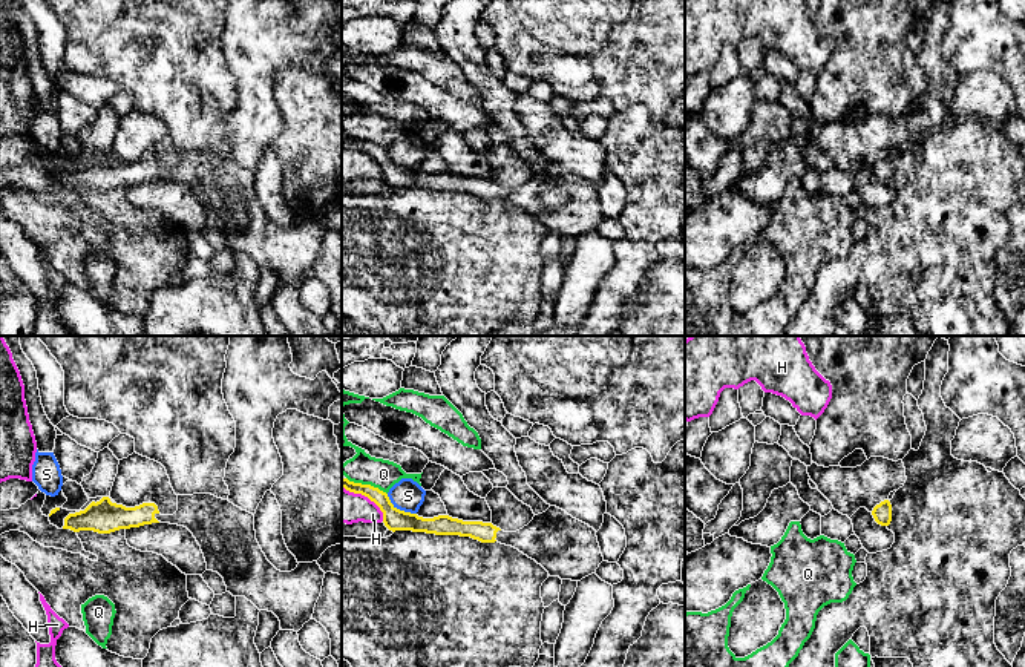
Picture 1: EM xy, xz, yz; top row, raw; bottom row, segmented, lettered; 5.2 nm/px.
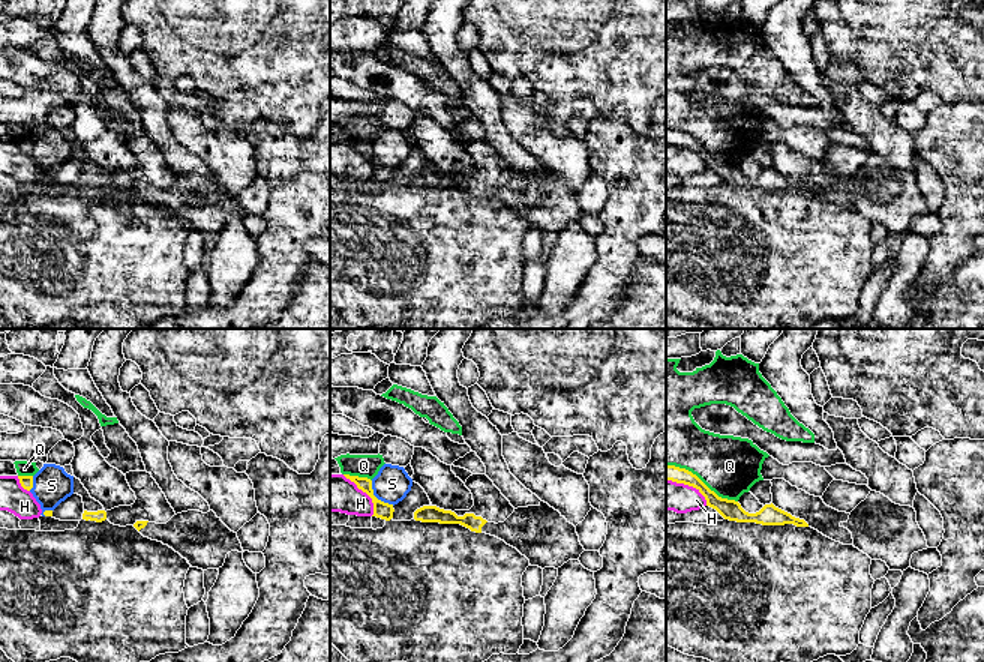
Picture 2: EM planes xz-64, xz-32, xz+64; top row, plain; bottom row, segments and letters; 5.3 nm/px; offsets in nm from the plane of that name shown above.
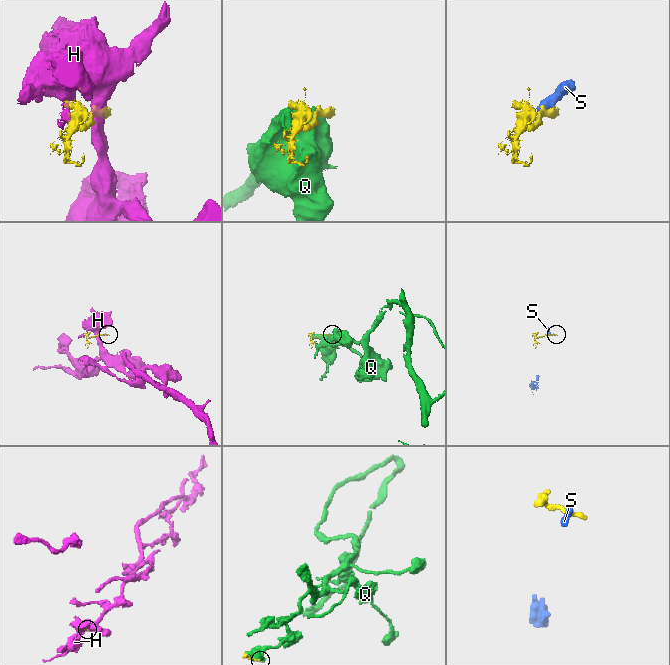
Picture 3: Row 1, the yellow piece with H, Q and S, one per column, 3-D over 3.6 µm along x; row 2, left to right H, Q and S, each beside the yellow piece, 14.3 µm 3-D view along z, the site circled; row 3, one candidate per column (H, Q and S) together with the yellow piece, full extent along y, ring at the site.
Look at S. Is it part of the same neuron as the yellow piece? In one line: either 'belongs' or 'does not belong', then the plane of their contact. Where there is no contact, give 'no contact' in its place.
does not belong; contact in xz

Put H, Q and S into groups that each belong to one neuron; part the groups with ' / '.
H / Q / S

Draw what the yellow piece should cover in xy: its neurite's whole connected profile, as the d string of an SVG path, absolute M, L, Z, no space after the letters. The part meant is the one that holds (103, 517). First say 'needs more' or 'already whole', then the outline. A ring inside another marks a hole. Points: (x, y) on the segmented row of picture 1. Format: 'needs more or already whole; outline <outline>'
needs more; outline M211 494L178 495L178 511L173 515L161 515L155 503L126 508L103 497L97 503L92 501L84 511L69 514L63 529L110 534L159 521L187 527L201 546L207 570L218 572L224 578L227 592L233 596L245 596L259 610L273 612L279 618L282 630L299 632L305 623L313 619L325 578L317 561L299 563L291 572L277 570L256 540L254 515Z

